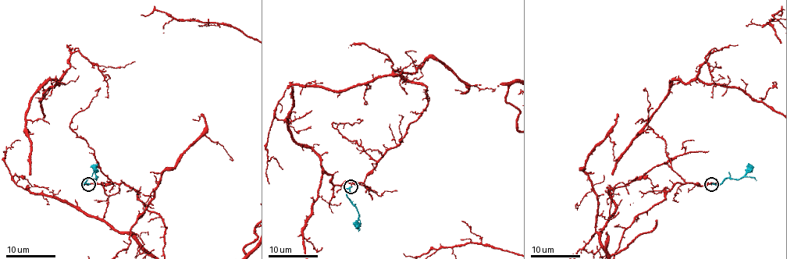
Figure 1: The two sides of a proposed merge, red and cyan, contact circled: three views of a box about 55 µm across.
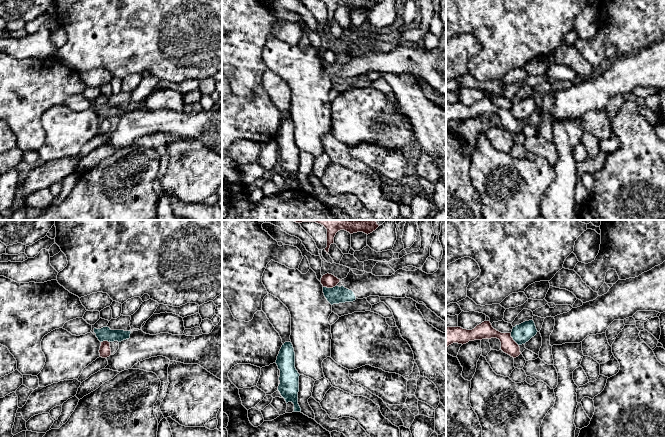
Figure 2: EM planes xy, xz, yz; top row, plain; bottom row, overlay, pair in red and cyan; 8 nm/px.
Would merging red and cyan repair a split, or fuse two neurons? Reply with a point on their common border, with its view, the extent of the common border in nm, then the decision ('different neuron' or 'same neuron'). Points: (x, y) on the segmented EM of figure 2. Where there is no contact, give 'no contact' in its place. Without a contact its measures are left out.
xz (329, 287) | 110 nm | different neuron

